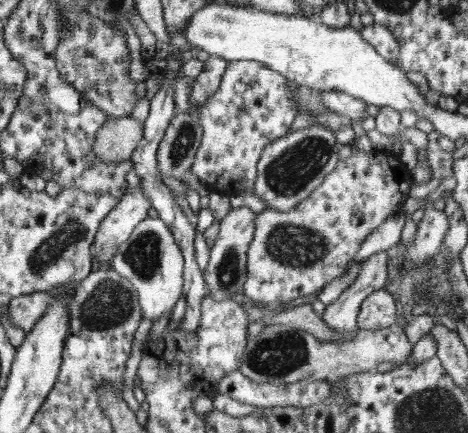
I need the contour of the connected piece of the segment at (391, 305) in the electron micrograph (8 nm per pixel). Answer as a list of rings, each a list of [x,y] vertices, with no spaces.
[[[385,287],[378,288],[376,292],[372,292],[370,296],[364,298],[364,302],[360,305],[358,313],[358,329],[359,330],[380,330],[382,328],[388,328],[392,325],[400,323],[400,320],[396,316],[396,302],[392,297],[392,294],[387,291]]]

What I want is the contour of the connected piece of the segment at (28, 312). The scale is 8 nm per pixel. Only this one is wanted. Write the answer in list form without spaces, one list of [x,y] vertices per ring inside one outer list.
[[[32,293],[18,297],[11,297],[8,318],[14,326],[22,328],[24,334],[30,334],[36,322],[47,312],[50,302],[55,302],[56,295]]]

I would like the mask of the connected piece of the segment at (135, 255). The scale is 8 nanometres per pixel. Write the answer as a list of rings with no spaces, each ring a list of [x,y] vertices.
[[[155,213],[148,214],[146,218],[142,219],[136,225],[136,228],[132,230],[132,234],[130,234],[130,238],[124,240],[124,242],[118,246],[107,267],[119,271],[120,275],[123,275],[124,278],[128,278],[128,282],[134,284],[139,303],[144,310],[144,318],[148,318],[148,320],[152,320],[152,322],[160,320],[162,314],[170,312],[183,294],[182,251],[166,222]]]

